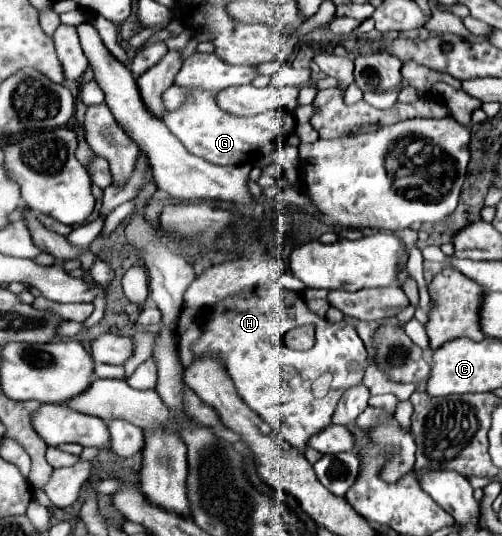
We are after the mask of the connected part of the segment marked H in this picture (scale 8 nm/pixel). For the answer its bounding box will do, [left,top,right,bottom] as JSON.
[191,284,369,448]

